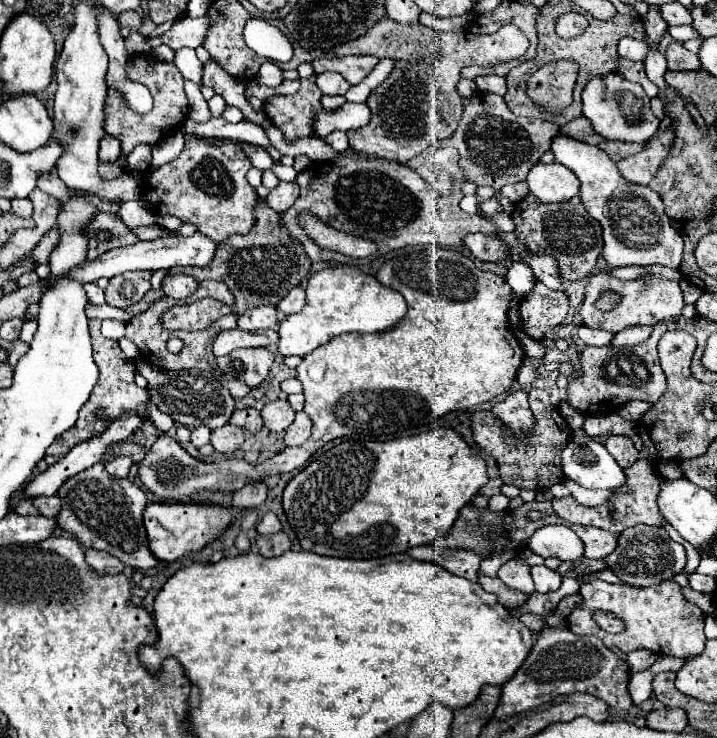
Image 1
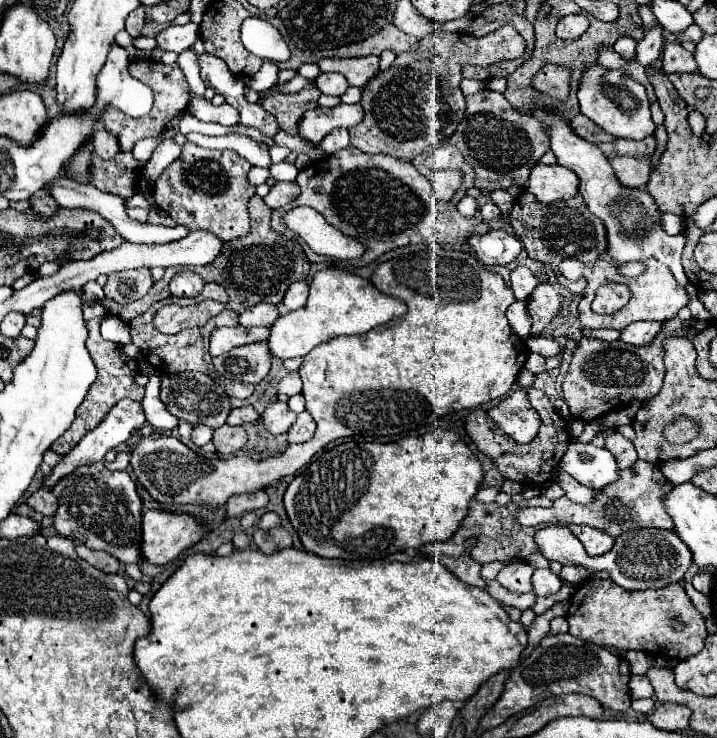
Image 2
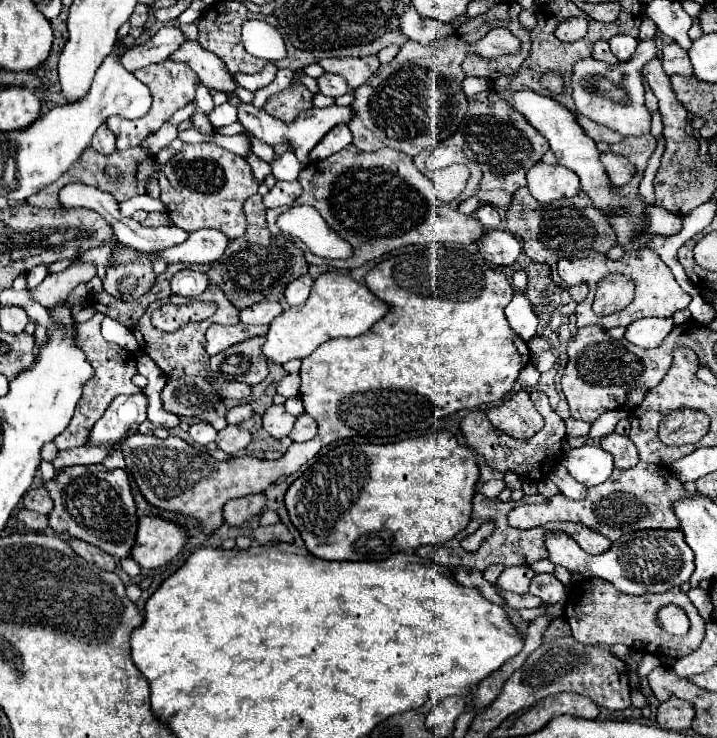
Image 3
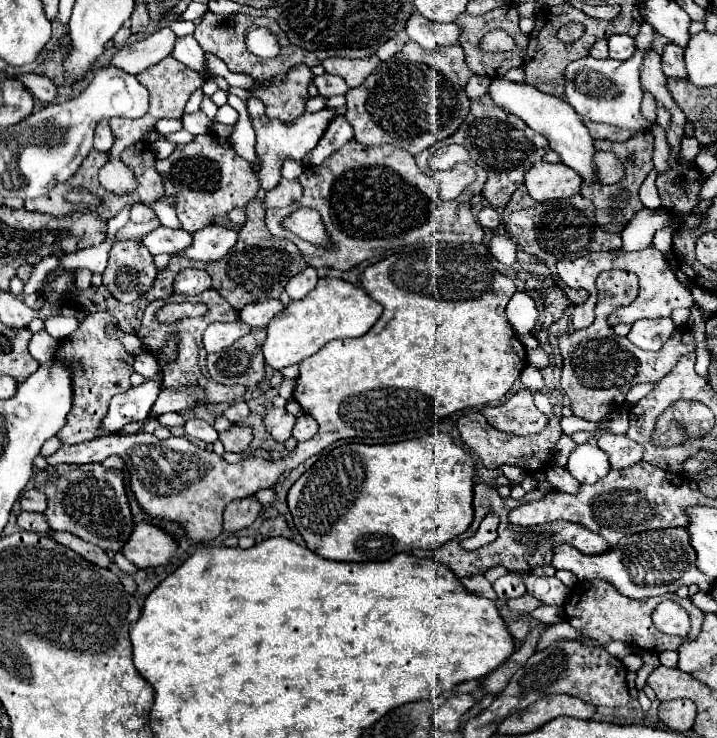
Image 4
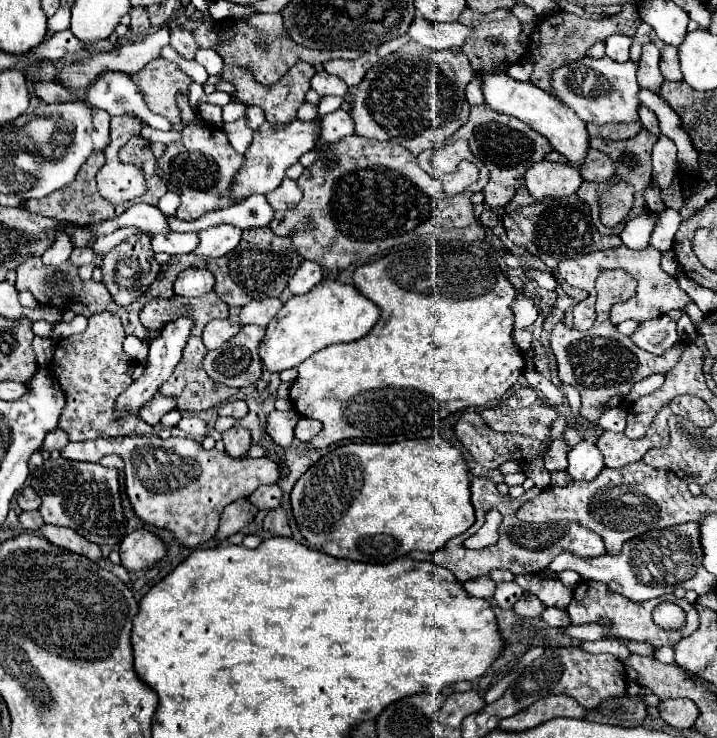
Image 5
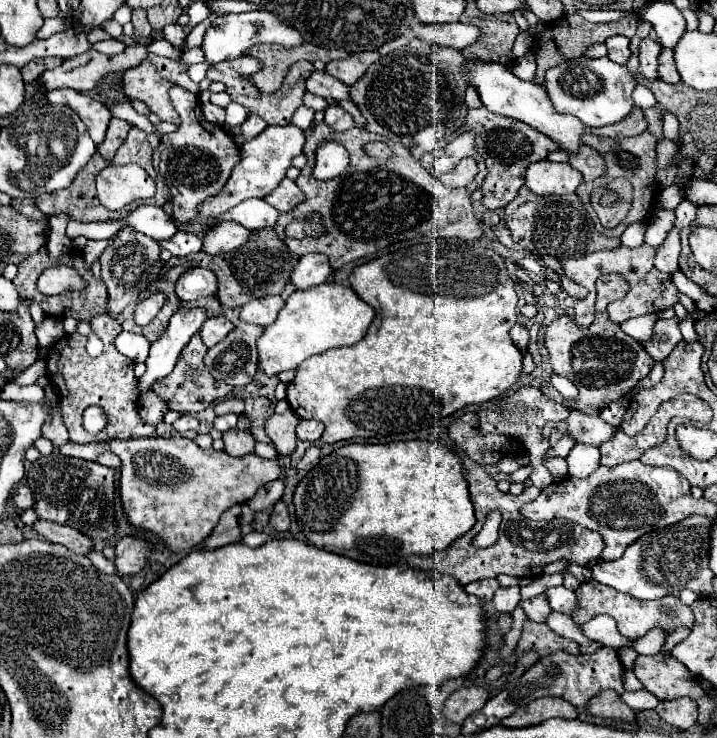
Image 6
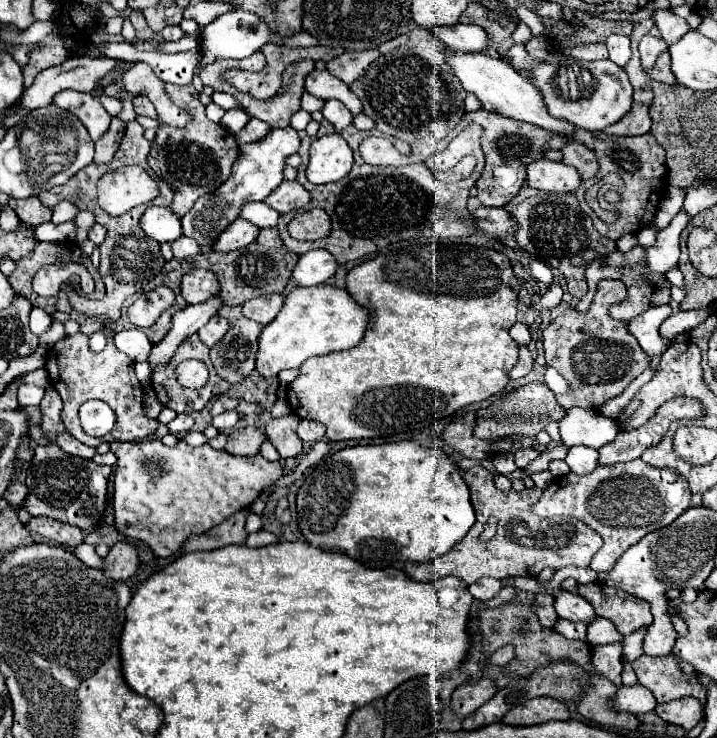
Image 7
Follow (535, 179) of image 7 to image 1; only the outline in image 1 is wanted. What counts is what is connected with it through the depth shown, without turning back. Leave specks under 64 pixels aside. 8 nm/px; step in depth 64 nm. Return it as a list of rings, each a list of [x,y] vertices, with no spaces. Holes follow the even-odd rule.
[[[554,162],[554,164],[536,164],[530,168],[526,178],[530,194],[546,204],[560,204],[574,198],[580,190],[580,182],[572,170]]]

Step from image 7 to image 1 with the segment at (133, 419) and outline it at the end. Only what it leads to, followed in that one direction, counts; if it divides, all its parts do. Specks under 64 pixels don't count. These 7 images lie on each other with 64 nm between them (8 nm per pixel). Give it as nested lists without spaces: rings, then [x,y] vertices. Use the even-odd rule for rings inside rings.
[[[90,320],[90,336],[92,336],[92,348],[94,348],[94,362],[96,362],[96,366],[100,370],[100,380],[94,386],[94,392],[90,394],[86,406],[82,406],[78,422],[70,430],[66,430],[66,434],[62,434],[62,438],[56,438],[52,442],[52,446],[50,446],[50,450],[46,450],[46,454],[50,454],[50,456],[62,456],[72,446],[76,446],[78,442],[98,436],[94,432],[106,430],[106,426],[110,426],[110,422],[118,420],[126,412],[138,414],[144,420],[148,418],[148,414],[146,414],[148,394],[146,394],[144,388],[138,388],[134,384],[134,374],[136,374],[134,362],[124,356],[124,352],[120,350],[116,340],[108,340],[108,338],[104,338],[100,334],[100,320]]]

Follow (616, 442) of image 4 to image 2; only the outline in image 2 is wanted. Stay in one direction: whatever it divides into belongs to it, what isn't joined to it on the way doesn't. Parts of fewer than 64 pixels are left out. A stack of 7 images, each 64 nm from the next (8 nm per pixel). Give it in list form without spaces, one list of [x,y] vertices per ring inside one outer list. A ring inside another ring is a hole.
[[[610,432],[606,436],[606,448],[614,454],[620,468],[630,468],[638,458],[634,452],[634,444],[628,438],[624,438],[620,432]]]

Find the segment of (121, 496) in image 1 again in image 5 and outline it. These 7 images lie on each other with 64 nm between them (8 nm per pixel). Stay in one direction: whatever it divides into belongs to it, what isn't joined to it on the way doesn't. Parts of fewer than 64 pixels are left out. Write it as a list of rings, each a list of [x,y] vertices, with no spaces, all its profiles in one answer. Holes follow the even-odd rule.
[[[60,456],[48,458],[30,474],[30,486],[42,498],[40,514],[46,524],[66,526],[98,546],[118,546],[126,536],[126,520],[120,498],[120,474],[92,462],[72,462]]]

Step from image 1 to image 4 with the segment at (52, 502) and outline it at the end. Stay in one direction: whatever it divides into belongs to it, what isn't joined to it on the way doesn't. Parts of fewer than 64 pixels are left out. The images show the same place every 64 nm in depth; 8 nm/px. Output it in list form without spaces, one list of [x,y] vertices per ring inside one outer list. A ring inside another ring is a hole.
[[[28,488],[28,490],[22,492],[20,506],[22,506],[22,510],[28,510],[28,512],[44,512],[48,502],[46,502],[46,496],[40,490]]]

